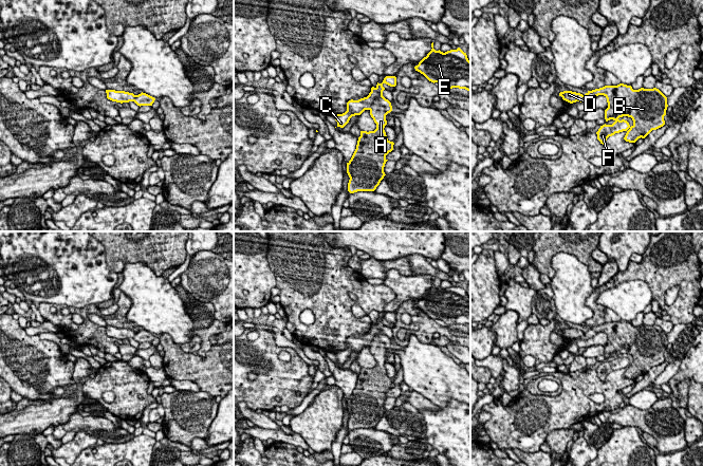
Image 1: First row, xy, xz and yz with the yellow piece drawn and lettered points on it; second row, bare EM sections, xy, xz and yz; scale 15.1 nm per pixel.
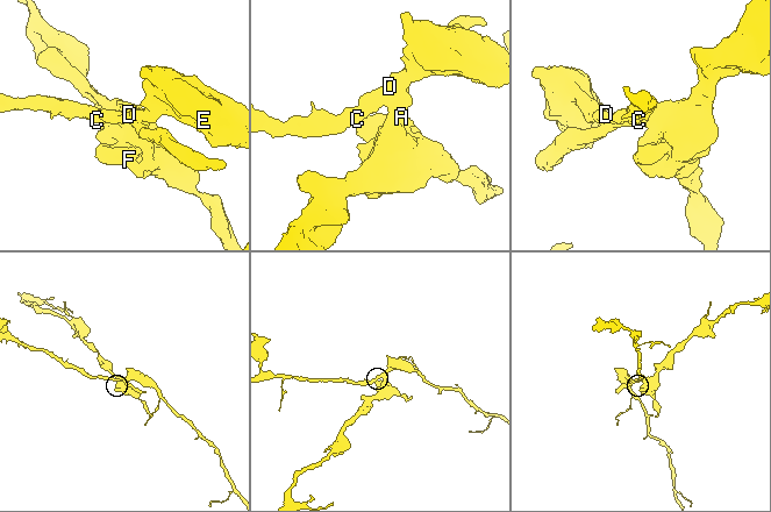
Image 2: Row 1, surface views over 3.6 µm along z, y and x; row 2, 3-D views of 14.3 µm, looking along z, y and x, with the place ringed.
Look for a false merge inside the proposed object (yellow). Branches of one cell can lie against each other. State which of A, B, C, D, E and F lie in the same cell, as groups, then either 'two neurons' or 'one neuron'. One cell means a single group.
A B F / C D E; two neurons

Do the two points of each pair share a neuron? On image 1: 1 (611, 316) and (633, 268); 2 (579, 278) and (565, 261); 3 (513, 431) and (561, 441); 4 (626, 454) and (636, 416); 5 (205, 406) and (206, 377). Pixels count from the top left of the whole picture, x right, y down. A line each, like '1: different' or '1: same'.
1: different
2: same
3: different
4: different
5: different

